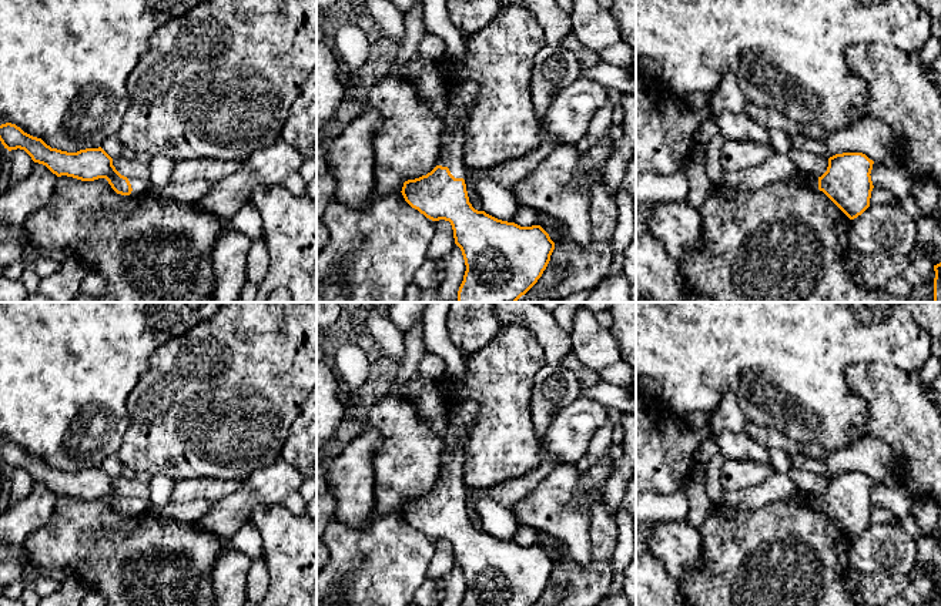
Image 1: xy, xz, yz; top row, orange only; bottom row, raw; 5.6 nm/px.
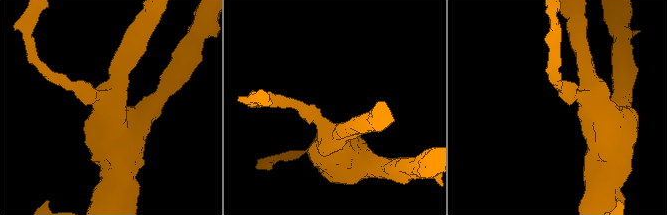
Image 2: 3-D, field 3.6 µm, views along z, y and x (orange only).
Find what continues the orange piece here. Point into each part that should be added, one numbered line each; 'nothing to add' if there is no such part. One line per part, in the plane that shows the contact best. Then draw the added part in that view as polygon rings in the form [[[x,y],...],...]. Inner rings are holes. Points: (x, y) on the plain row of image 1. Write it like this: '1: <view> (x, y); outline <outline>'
1: xz (464, 415); outline [[[463,398],[449,411],[446,448],[438,485],[448,486],[455,498],[468,498],[463,483],[465,441],[480,419],[482,409],[473,399]]]

